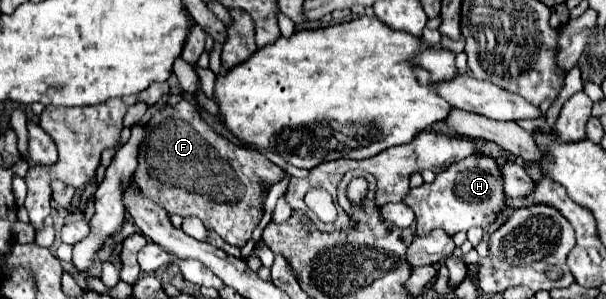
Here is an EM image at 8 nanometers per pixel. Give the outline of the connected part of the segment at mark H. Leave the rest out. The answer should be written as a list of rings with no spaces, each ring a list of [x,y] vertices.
[[[472,153],[438,173],[434,183],[410,189],[404,203],[416,213],[416,235],[424,237],[434,229],[444,229],[448,235],[456,235],[472,227],[490,229],[490,225],[504,217],[504,199],[504,177],[496,159],[484,153]]]

